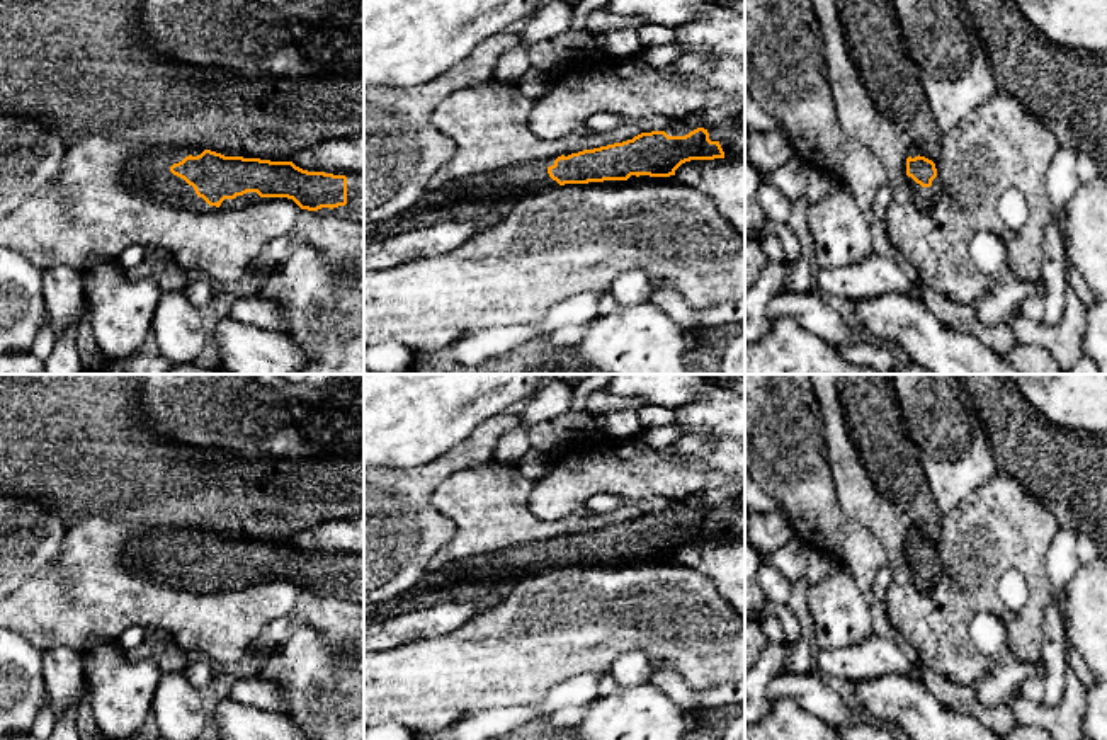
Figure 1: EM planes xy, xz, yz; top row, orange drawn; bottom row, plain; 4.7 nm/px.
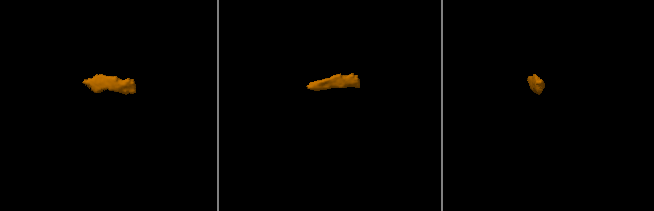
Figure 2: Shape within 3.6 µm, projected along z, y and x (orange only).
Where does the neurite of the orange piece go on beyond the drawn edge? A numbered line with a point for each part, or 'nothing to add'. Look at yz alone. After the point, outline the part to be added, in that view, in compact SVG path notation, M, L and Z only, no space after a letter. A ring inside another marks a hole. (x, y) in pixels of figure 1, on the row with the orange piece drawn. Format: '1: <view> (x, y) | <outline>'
1: yz (924, 198) | M906 175L908 187L910 187L910 196L920 211L930 211L935 206L935 199L939 196L939 179L935 177L932 180L930 187L922 187L917 184L911 177Z

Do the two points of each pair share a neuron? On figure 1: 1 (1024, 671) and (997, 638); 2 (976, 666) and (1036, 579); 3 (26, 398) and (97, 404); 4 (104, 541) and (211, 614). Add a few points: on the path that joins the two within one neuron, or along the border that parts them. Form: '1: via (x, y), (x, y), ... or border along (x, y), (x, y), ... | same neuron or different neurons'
1: via (1014, 667), (997, 648) | same neuron
2: via (959, 631), (959, 603), (1002, 563) | same neuron
3: via (43, 398), (80, 398) | same neuron
4: via (118, 572), (181, 614) | same neuron

